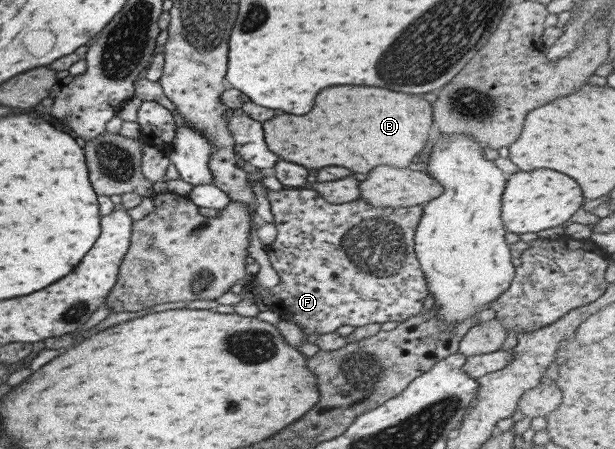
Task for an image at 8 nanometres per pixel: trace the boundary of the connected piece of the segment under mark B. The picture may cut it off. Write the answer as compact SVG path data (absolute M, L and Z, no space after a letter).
M334 86L328 90L320 90L314 100L314 106L304 116L280 114L272 120L262 123L263 140L268 150L280 156L286 162L300 164L308 170L324 168L324 166L342 166L350 172L368 172L378 164L390 166L408 166L410 160L424 148L428 140L428 130L432 124L430 104L412 94L398 94L384 88L370 86Z

